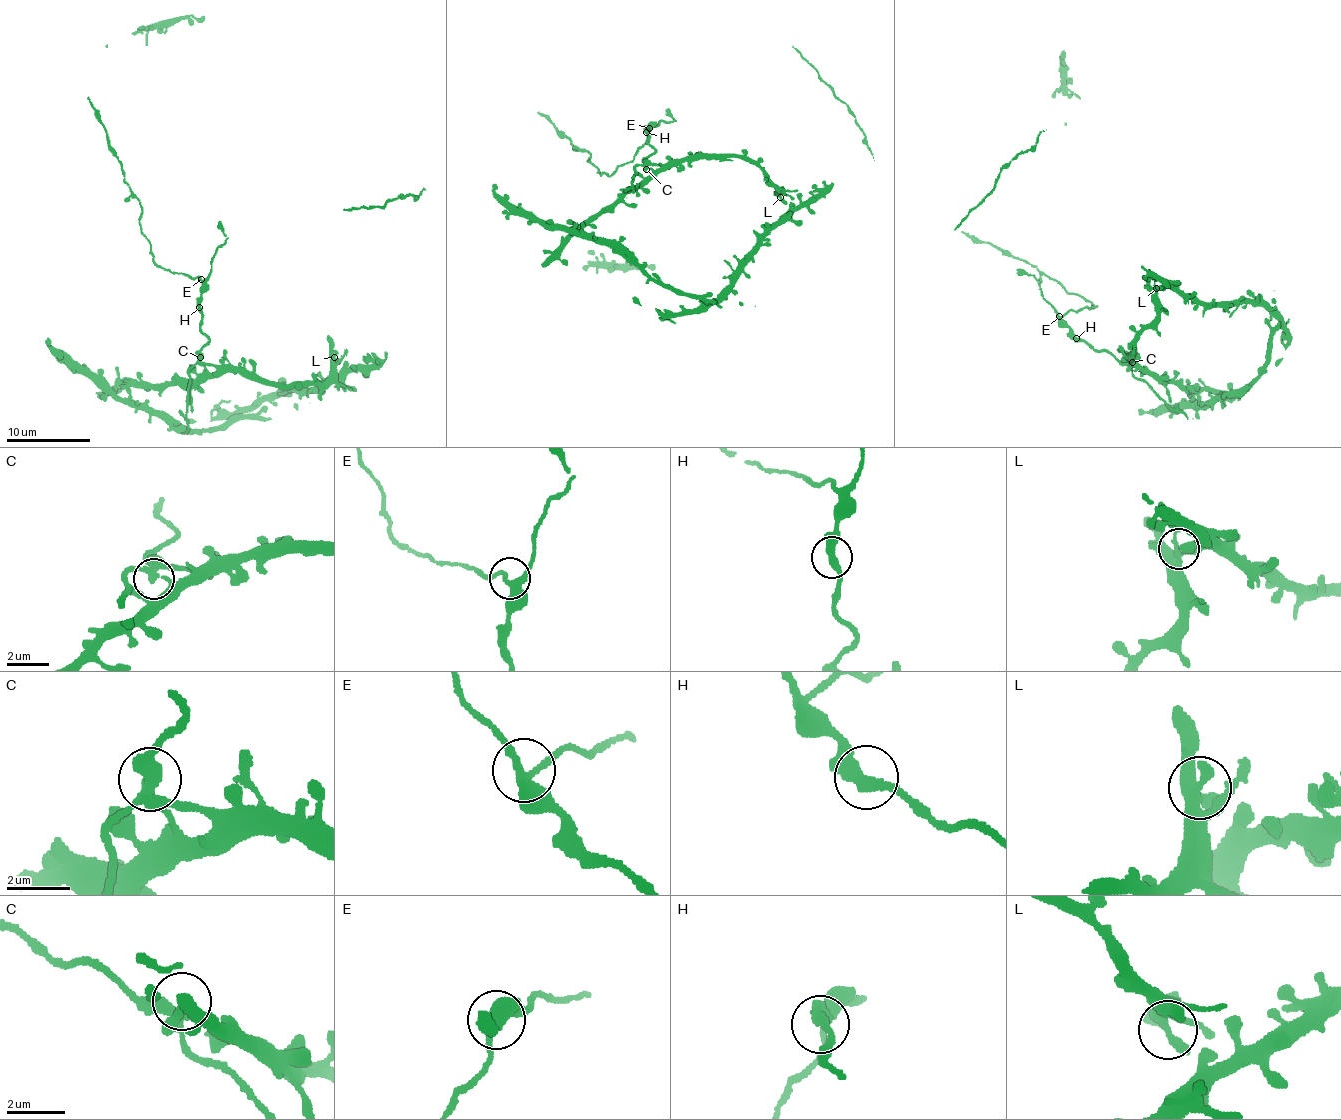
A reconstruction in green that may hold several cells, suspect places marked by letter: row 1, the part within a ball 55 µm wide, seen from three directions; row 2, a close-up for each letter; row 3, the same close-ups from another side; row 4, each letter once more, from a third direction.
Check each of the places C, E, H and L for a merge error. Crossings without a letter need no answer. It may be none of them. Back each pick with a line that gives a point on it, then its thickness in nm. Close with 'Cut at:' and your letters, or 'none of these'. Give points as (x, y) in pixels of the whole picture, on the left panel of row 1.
Cut at: none of these

